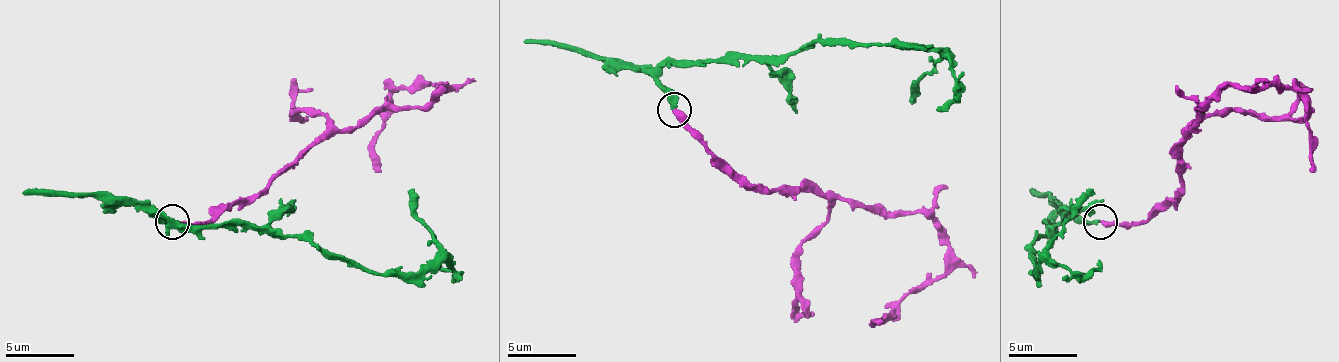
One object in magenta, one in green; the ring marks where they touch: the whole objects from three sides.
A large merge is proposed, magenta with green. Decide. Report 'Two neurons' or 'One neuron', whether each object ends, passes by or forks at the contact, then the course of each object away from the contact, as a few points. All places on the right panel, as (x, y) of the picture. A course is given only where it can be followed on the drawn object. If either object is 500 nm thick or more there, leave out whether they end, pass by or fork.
One neuron. At the ring magenta ends. At the ring green ends. Course of magenta: (1099, 222), (1140, 222), (1174, 198), (1181, 144), (1222, 89), (1287, 85), (1301, 99), (1308, 171). Course of green: (1099, 222), (1085, 222), (1058, 212), (1051, 219), (1051, 226), (1034, 243), (1034, 274), (1051, 240), (1092, 188)

